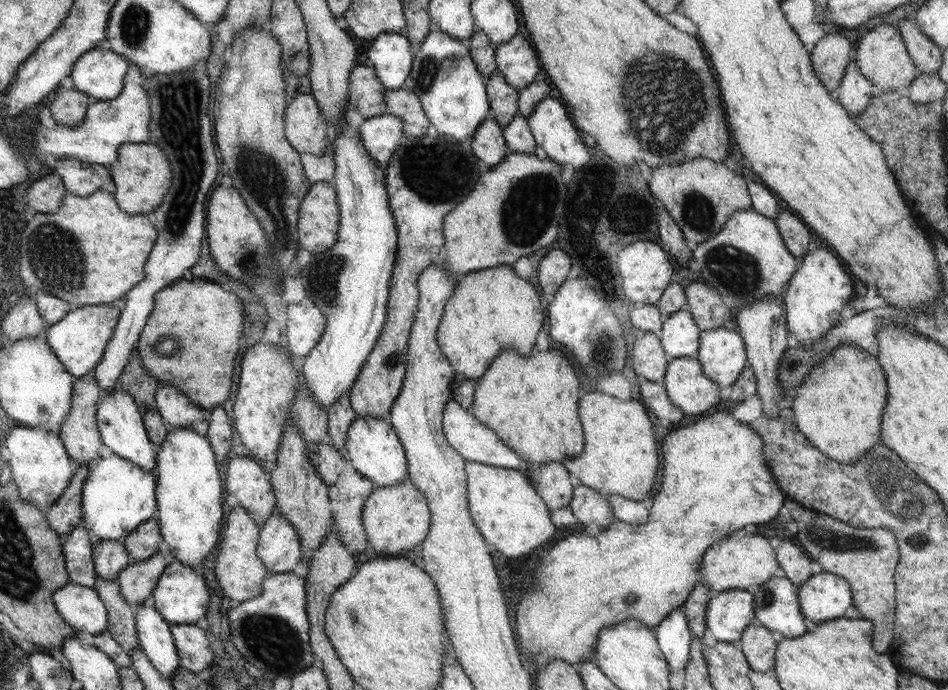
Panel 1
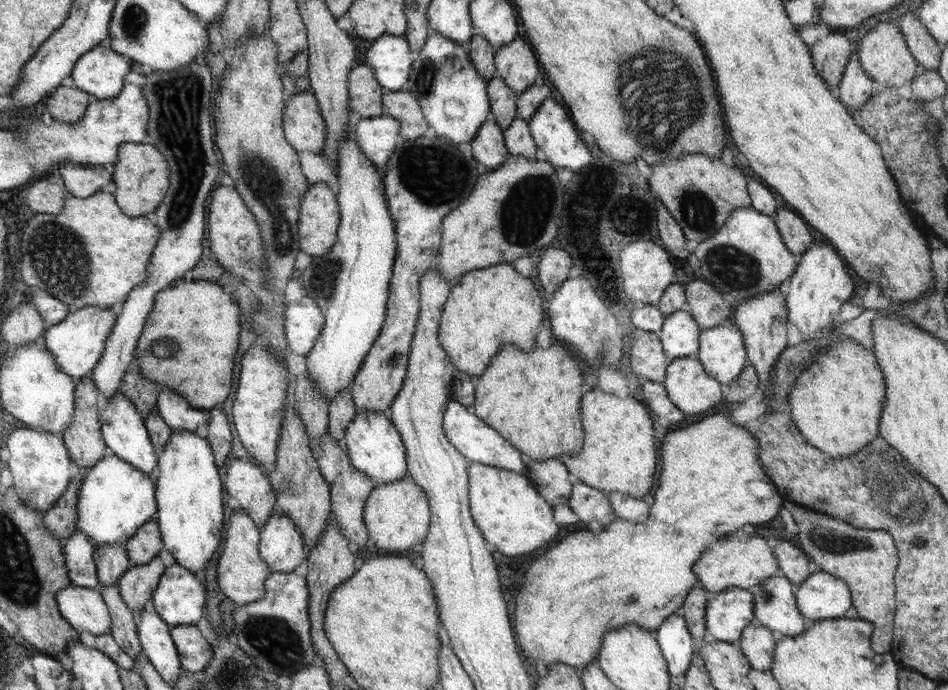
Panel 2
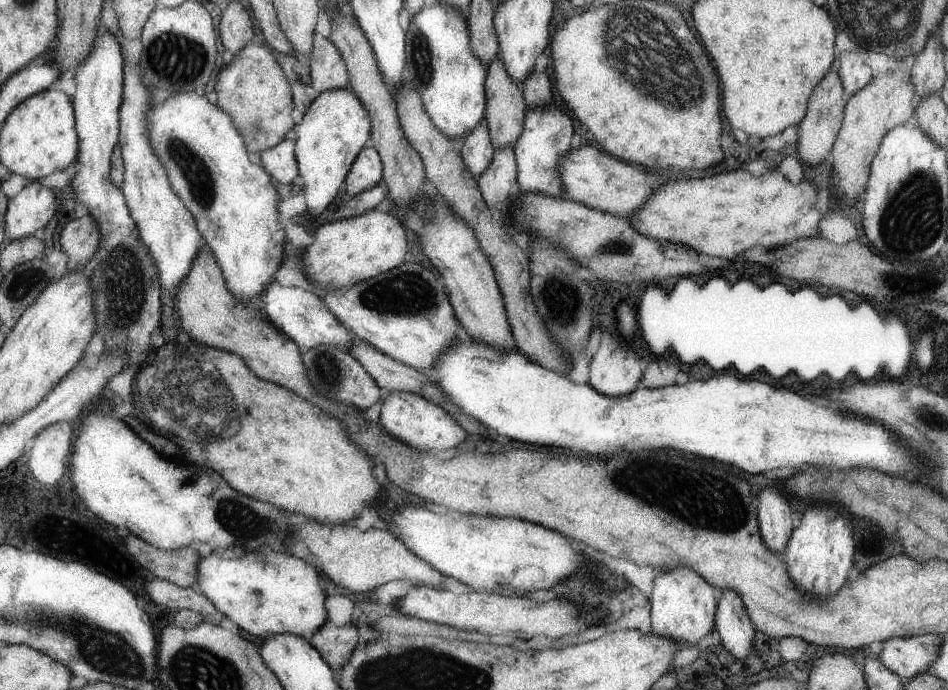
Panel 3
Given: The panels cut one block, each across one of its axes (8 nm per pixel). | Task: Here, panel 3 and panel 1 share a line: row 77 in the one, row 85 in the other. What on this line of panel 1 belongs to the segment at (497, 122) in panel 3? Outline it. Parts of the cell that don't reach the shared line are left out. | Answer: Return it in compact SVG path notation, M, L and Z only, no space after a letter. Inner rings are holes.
M498 73L490 76L488 89L488 102L492 104L492 107L488 112L488 118L484 118L484 122L493 117L502 127L508 126L512 119L519 114L519 91L510 86L504 76Z

